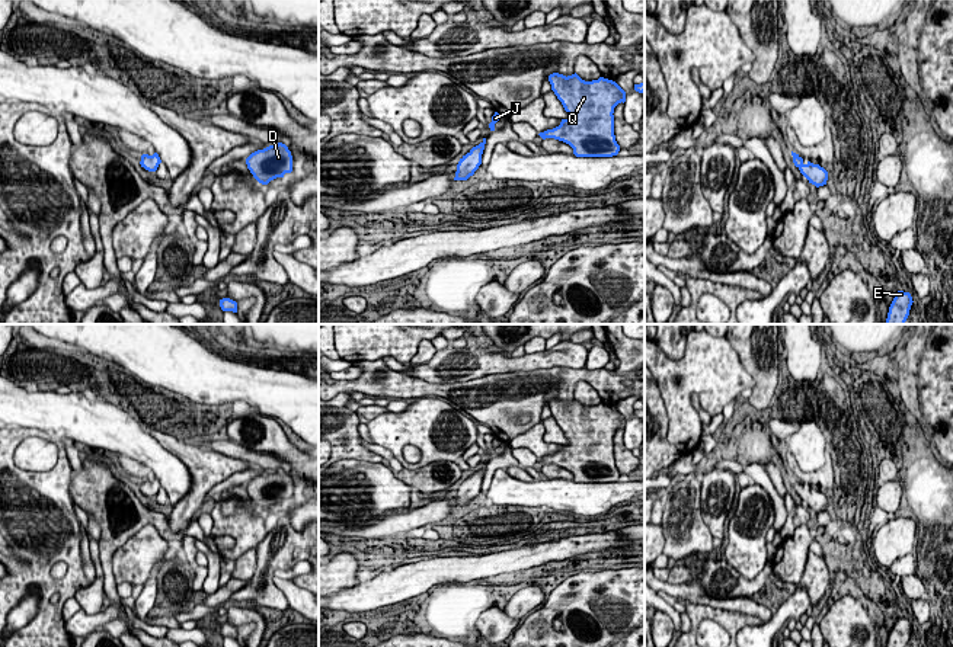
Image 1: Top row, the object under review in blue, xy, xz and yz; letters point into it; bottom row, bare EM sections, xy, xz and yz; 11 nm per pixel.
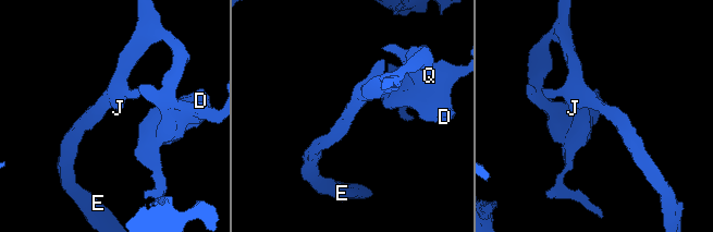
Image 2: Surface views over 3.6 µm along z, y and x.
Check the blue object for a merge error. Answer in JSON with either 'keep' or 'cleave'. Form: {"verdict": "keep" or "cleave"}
{"verdict": "keep"}

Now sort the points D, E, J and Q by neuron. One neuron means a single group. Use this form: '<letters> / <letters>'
D E J Q

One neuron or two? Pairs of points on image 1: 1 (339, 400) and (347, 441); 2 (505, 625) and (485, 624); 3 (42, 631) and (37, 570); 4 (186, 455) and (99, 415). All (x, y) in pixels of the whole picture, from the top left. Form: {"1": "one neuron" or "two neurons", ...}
{"1": "one neuron", "2": "one neuron", "3": "one neuron", "4": "two neurons"}

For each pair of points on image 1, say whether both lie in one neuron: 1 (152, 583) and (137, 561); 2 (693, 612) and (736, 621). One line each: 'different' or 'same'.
1: different
2: same

